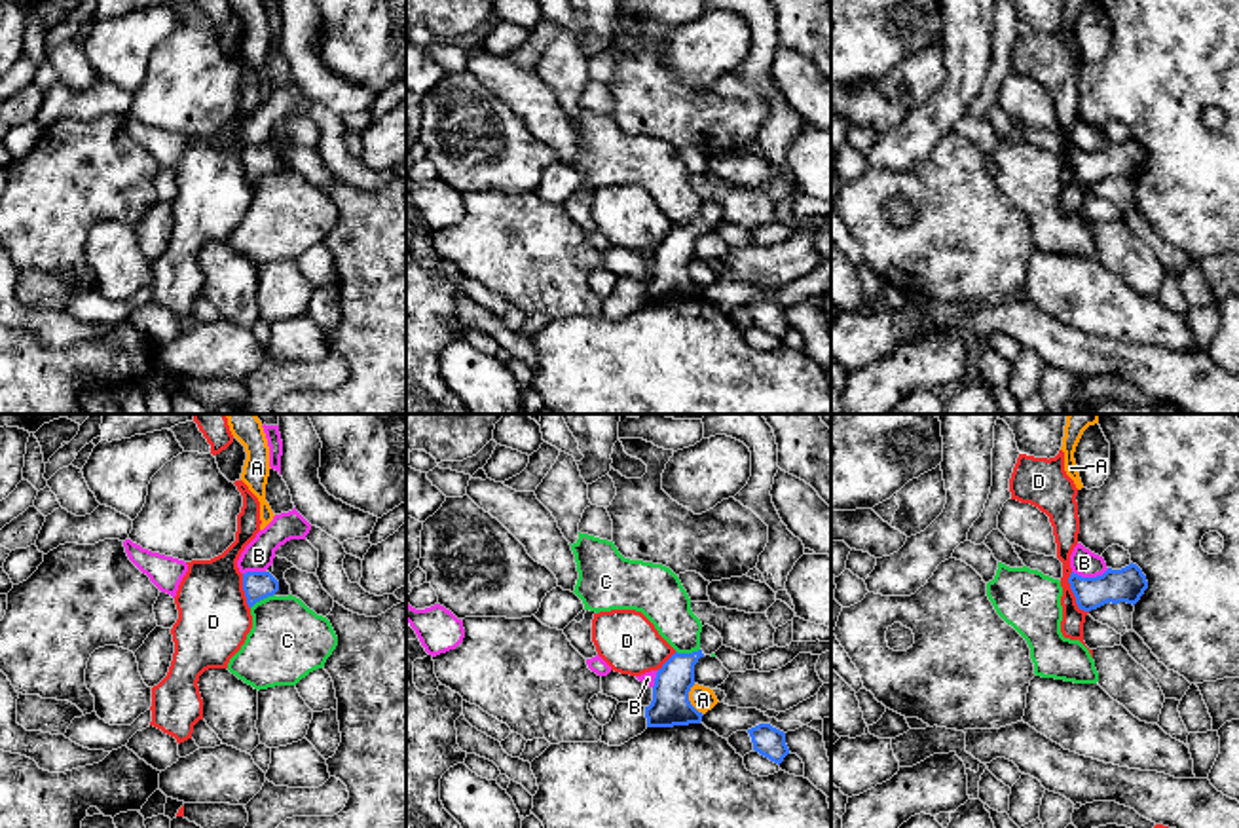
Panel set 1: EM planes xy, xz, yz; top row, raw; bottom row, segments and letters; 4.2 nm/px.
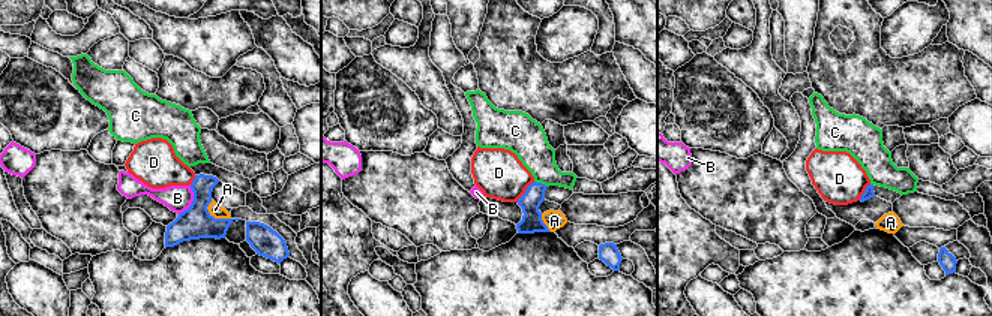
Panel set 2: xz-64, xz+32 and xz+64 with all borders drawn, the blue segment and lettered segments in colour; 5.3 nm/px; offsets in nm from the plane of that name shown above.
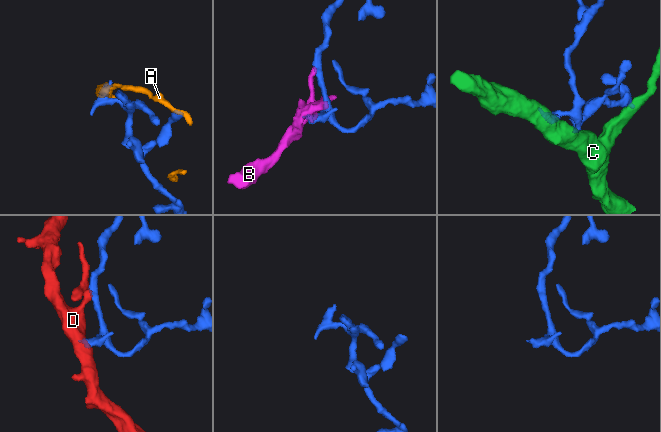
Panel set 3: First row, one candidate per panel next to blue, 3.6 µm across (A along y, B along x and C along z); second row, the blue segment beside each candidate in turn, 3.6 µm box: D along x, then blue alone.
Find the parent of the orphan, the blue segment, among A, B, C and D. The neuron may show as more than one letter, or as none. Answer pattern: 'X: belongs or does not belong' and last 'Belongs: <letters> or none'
A: does not belong
B: does not belong
C: does not belong
D: does not belong
Belongs: none

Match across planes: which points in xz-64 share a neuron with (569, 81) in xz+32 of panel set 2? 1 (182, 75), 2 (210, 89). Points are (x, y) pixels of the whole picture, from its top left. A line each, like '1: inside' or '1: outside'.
1: inside
2: inside

